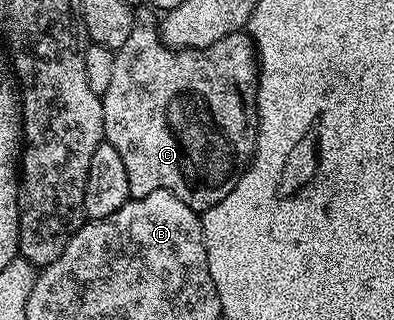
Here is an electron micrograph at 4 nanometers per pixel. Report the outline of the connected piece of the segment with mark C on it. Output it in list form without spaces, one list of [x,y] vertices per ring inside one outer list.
[[[136,21],[133,32],[129,32],[129,40],[125,40],[125,44],[121,44],[121,48],[115,51],[113,77],[108,90],[101,95],[103,99],[103,137],[109,144],[113,144],[113,148],[117,148],[117,153],[121,155],[121,160],[125,163],[131,198],[144,198],[149,196],[149,192],[167,190],[173,196],[177,196],[177,200],[181,200],[196,212],[207,210],[213,204],[217,204],[217,200],[225,200],[225,196],[233,192],[237,180],[241,180],[241,176],[251,165],[251,157],[255,154],[257,133],[255,97],[258,91],[259,60],[255,52],[255,43],[246,33],[230,34],[217,40],[217,44],[209,44],[200,50],[177,50],[164,42],[160,27],[156,23],[154,26],[151,22]]]

